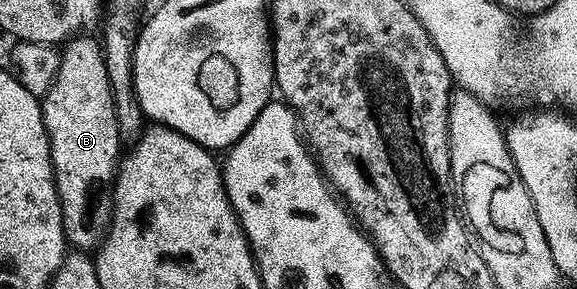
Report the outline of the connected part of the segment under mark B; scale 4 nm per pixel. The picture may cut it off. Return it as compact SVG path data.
M78 35L64 46L63 52L61 53L61 66L57 69L57 77L53 81L53 86L45 92L44 97L40 98L40 102L43 123L45 124L47 135L49 136L49 154L51 155L51 163L53 164L53 182L57 185L57 198L61 204L61 218L63 219L65 240L74 250L77 251L96 250L98 246L100 246L101 242L105 240L105 235L109 231L111 217L107 212L106 202L110 200L110 189L117 176L119 162L123 157L123 146L119 139L119 123L116 121L116 107L113 102L112 85L108 79L105 51L102 48L102 42L98 40L96 36Z

